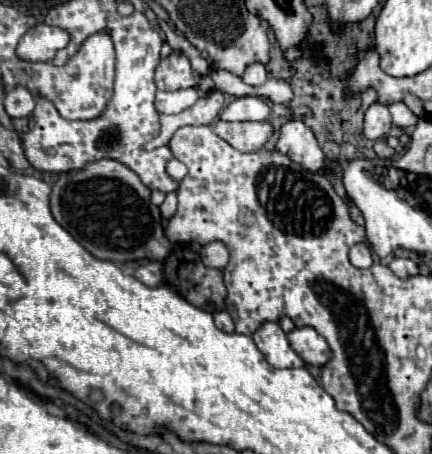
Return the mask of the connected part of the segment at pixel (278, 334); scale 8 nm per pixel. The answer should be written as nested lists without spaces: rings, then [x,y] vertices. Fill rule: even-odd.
[[[263,323],[255,333],[253,333],[255,345],[259,351],[263,351],[265,359],[273,367],[291,367],[291,345],[287,341],[285,331],[279,327],[279,323]]]

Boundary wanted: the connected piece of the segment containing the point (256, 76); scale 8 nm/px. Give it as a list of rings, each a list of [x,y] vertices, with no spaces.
[[[255,63],[251,67],[247,67],[245,75],[243,75],[243,81],[249,83],[249,85],[263,85],[267,81],[267,75],[265,75],[265,67]]]

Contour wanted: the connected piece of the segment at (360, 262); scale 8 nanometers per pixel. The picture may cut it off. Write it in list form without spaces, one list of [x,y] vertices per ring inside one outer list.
[[[365,241],[353,245],[353,247],[349,249],[349,261],[351,261],[355,267],[359,267],[359,269],[371,267],[371,263],[373,263],[373,253],[371,253],[369,245],[367,245]]]

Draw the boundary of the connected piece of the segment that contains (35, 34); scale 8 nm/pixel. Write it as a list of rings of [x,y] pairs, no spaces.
[[[37,23],[21,37],[17,45],[17,57],[29,63],[51,61],[55,53],[63,49],[67,43],[69,43],[67,31],[45,23]]]

